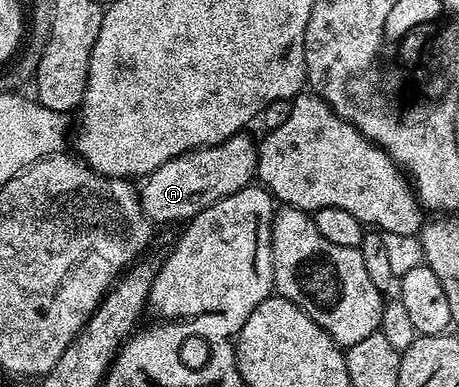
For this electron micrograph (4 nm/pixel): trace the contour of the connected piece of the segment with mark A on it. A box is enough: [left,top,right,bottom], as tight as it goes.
[140,133,258,224]

